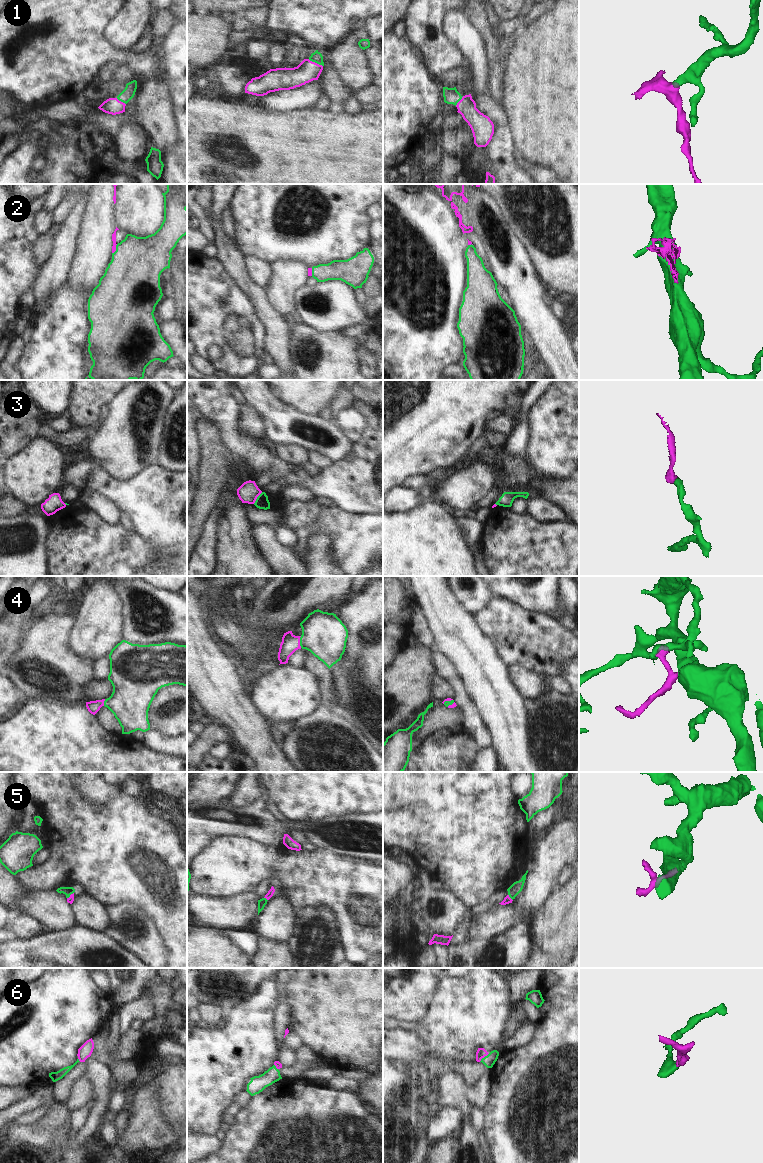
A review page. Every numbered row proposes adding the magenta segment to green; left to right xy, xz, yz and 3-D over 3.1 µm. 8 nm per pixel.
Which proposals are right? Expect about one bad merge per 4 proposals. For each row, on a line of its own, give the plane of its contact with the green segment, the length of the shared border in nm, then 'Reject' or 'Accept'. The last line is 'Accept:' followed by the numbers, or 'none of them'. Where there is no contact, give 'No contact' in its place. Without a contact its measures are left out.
1: Touches green in xz. Shared border 130 nm. Accept
2: Touches green in xy. Shared border 90 nm. Reject
3: Touches green in xz. Shared border 120 nm. Reject
4: Touches green in xz. Shared border 100 nm. Accept
5: Touches green in yz. Shared border 70 nm. Accept
6: Touches green in yz. Shared border 110 nm. Accept
Accept: 1, 4, 5, 6

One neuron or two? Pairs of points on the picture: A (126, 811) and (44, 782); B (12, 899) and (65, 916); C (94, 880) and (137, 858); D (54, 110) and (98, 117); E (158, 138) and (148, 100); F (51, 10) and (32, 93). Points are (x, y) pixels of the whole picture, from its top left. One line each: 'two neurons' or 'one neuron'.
A: one neuron
B: one neuron
C: one neuron
D: one neuron
E: one neuron
F: one neuron

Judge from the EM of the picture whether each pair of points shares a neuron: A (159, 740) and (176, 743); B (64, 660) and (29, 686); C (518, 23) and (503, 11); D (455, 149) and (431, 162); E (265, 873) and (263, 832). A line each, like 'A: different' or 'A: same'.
A: same
B: same
C: different
D: same
E: different

